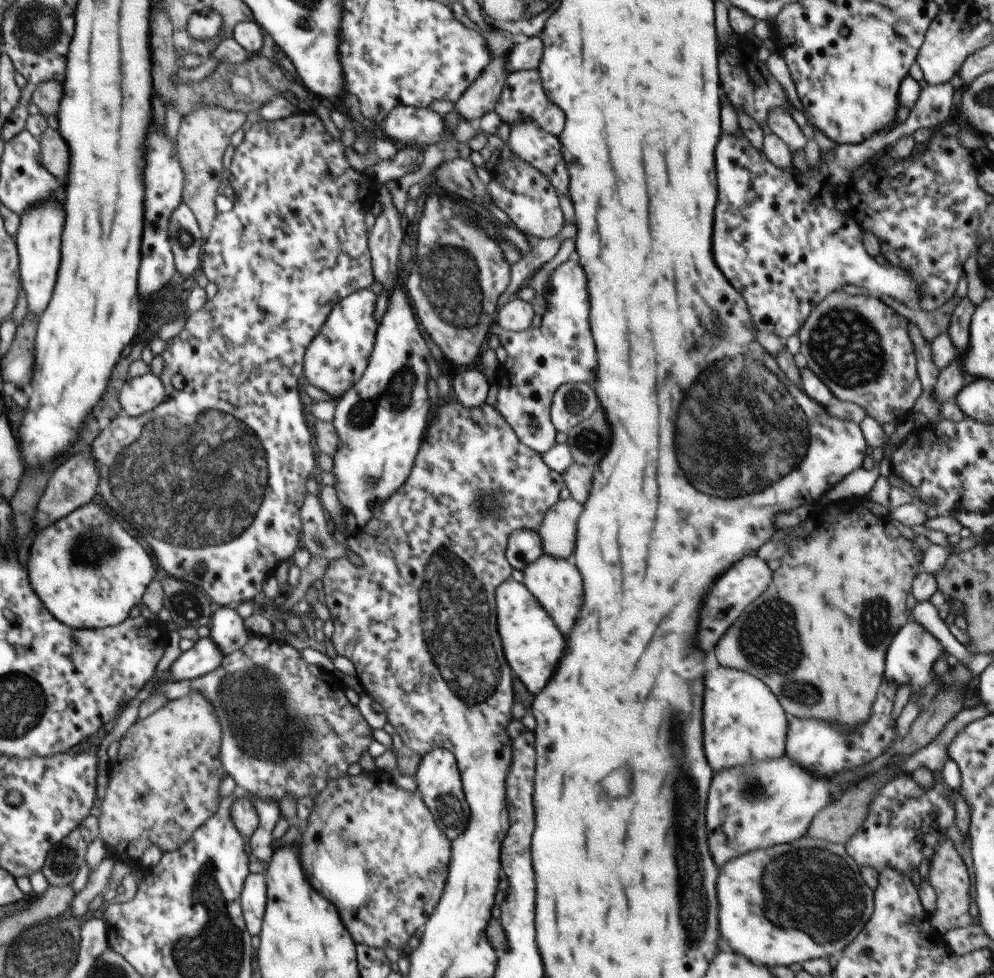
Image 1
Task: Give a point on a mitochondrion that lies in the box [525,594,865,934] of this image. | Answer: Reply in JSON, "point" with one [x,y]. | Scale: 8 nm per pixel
{"point":[786,642]}

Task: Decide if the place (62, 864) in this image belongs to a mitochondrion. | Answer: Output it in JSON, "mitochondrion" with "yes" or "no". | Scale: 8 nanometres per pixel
{"mitochondrion":"yes"}

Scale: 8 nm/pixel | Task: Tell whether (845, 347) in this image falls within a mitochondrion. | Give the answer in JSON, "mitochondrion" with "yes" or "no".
{"mitochondrion":"yes"}

